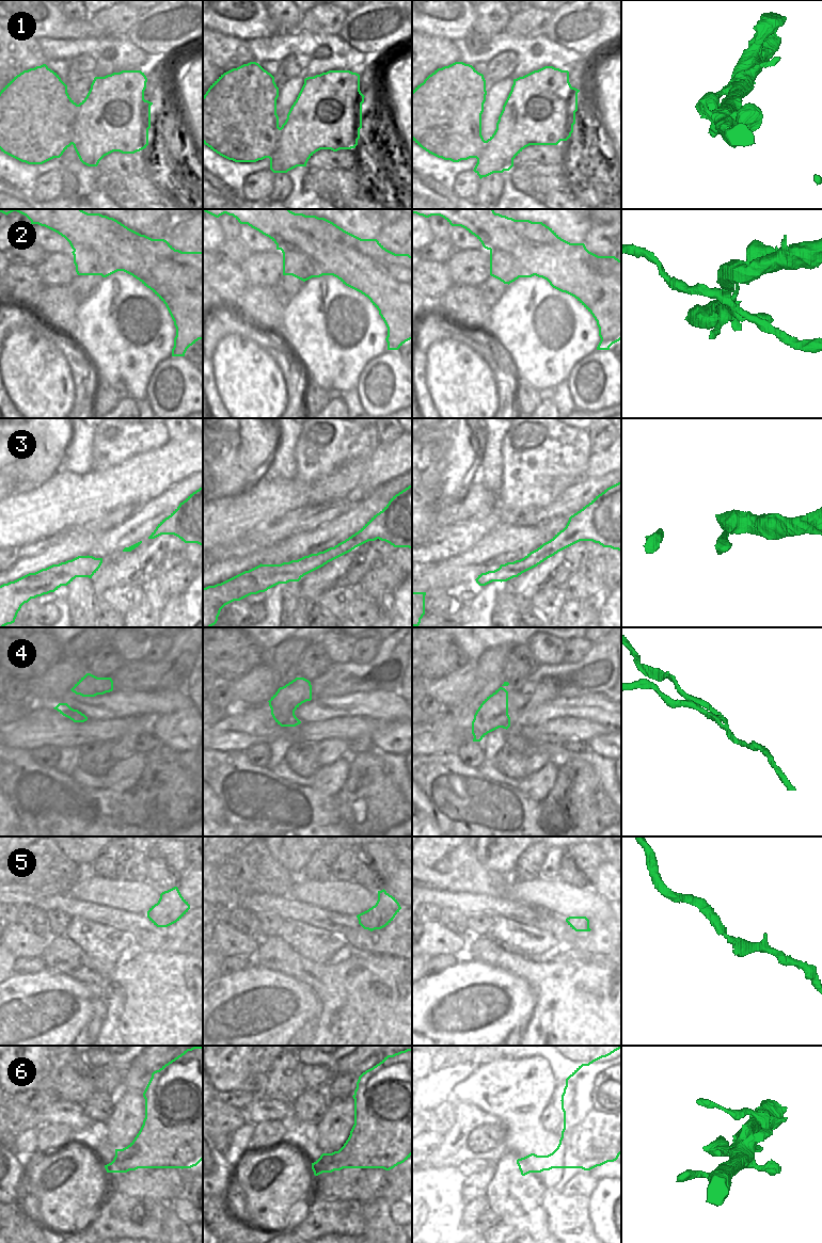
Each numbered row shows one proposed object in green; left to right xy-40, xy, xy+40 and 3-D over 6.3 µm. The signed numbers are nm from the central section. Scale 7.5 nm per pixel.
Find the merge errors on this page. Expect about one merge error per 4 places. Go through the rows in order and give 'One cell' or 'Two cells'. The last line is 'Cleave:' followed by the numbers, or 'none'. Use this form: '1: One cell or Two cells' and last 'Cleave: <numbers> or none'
1: One cell
2: Two cells
3: One cell
4: Two cells
5: One cell
6: One cell
Cleave: 2, 4

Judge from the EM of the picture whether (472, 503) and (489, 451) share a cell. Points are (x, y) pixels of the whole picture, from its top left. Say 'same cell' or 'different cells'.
different cells

